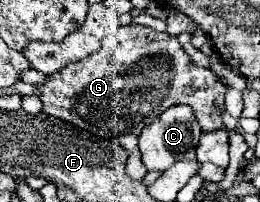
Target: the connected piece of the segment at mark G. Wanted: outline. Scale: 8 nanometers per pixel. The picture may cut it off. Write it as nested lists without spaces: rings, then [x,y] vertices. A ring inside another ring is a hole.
[[[133,23],[121,25],[119,31],[113,31],[103,39],[103,45],[99,51],[95,51],[93,55],[87,55],[81,61],[69,63],[67,67],[63,67],[53,75],[47,75],[45,83],[35,85],[35,89],[39,89],[39,99],[47,115],[73,123],[75,127],[85,129],[97,137],[119,139],[125,151],[129,153],[127,173],[131,179],[141,179],[147,173],[147,169],[141,163],[141,153],[137,147],[139,133],[171,105],[179,105],[179,103],[189,105],[203,133],[217,131],[223,127],[223,113],[215,105],[215,99],[225,93],[225,85],[217,79],[217,75],[211,69],[195,65],[189,59],[189,55],[181,49],[177,37],[169,33],[157,33],[151,27],[143,27],[143,25],[133,25]]]

